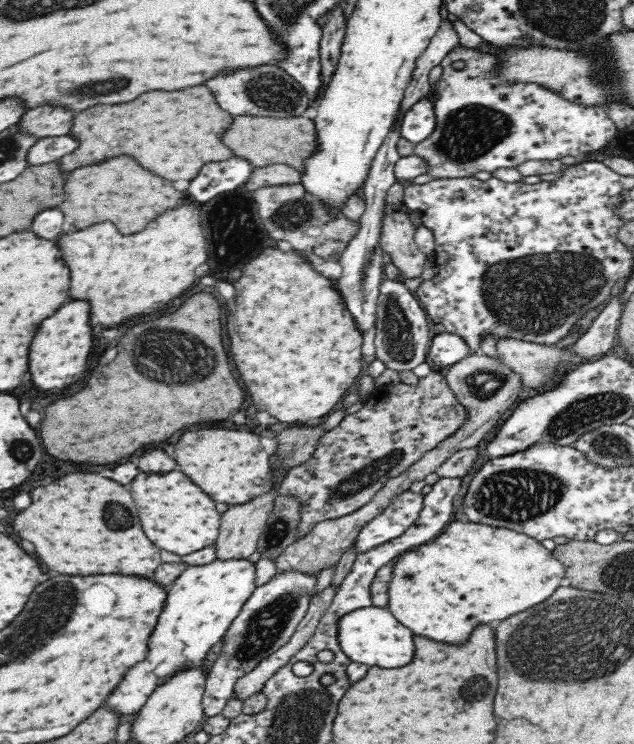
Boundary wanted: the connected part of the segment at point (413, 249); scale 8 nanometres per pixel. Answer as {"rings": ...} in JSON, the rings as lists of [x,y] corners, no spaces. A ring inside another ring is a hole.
{"rings":[[[384,202],[379,246],[405,278],[416,278],[421,276],[427,257],[416,245],[417,228],[409,215],[410,210],[404,202]]]}

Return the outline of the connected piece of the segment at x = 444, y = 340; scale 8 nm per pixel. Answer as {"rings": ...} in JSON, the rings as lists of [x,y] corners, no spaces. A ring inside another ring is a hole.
{"rings":[[[443,331],[436,334],[427,352],[428,361],[433,369],[445,372],[472,352],[467,342],[459,335]]]}

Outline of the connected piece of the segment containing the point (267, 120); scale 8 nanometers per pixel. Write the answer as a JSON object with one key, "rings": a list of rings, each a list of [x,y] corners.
{"rings":[[[237,116],[223,134],[223,143],[232,149],[236,156],[245,158],[252,166],[288,165],[300,172],[305,170],[305,160],[319,149],[315,122],[302,116],[290,118]]]}

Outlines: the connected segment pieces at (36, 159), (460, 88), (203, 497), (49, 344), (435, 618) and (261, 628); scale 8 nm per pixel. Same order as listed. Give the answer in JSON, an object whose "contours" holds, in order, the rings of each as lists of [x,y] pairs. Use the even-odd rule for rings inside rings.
{"contours":[[[[69,134],[41,138],[30,147],[27,159],[30,166],[42,165],[59,160],[62,156],[74,152],[76,148],[78,140],[74,140]]],[[[456,48],[456,50],[452,50],[452,52],[442,60],[444,74],[442,74],[442,78],[440,78],[440,82],[438,82],[438,94],[440,94],[442,98],[436,100],[436,110],[434,110],[437,125],[435,126],[435,131],[426,140],[414,145],[413,152],[413,154],[421,156],[428,162],[430,176],[434,176],[434,178],[437,179],[466,178],[472,177],[476,172],[492,172],[492,170],[498,170],[498,168],[514,168],[528,160],[558,161],[560,158],[564,158],[564,156],[574,156],[580,159],[587,152],[600,150],[600,148],[606,146],[606,144],[616,136],[617,127],[614,126],[614,122],[608,118],[608,112],[606,112],[604,108],[600,108],[600,106],[594,106],[594,108],[578,106],[576,103],[568,102],[568,100],[560,98],[560,95],[554,94],[552,90],[546,90],[546,88],[534,86],[534,84],[514,84],[514,86],[508,86],[508,84],[504,84],[504,80],[500,80],[500,78],[496,78],[496,76],[492,74],[496,62],[498,62],[496,56],[492,56],[492,54],[480,54],[480,52],[472,50],[472,48]],[[456,60],[462,60],[466,66],[464,66],[462,70],[452,68],[452,64],[454,64]]],[[[140,472],[130,482],[130,492],[136,500],[142,528],[154,546],[184,556],[215,544],[221,513],[214,508],[214,502],[208,498],[208,494],[204,494],[184,472]]],[[[72,300],[56,310],[54,316],[42,322],[32,346],[30,346],[30,374],[40,390],[68,388],[86,374],[88,356],[92,350],[92,326],[90,326],[90,302]]],[[[450,522],[446,530],[418,550],[402,554],[392,566],[388,584],[388,604],[391,613],[414,634],[428,636],[438,642],[466,642],[478,624],[504,620],[526,608],[532,608],[550,598],[565,583],[565,566],[540,541],[506,528],[494,528],[472,522]]],[[[278,570],[267,583],[254,589],[224,634],[220,654],[207,674],[202,701],[206,717],[221,714],[228,698],[234,693],[236,681],[290,642],[300,621],[306,616],[310,600],[318,592],[318,576],[319,572]]]]}

